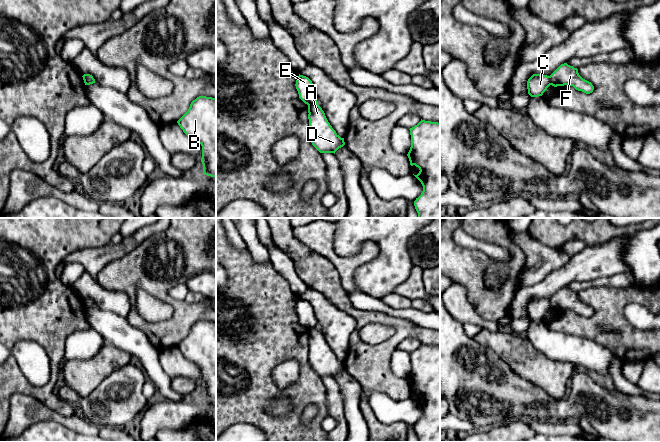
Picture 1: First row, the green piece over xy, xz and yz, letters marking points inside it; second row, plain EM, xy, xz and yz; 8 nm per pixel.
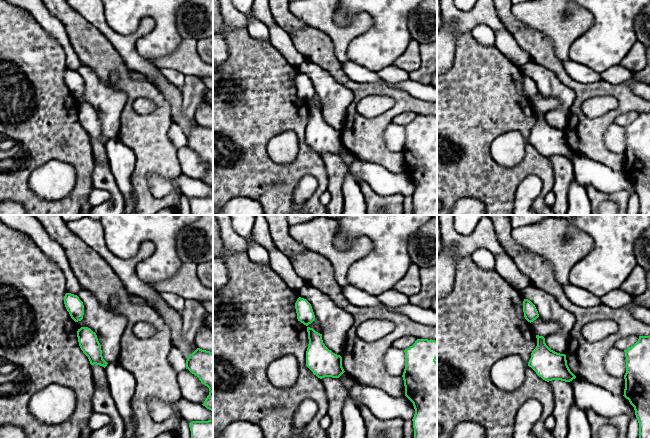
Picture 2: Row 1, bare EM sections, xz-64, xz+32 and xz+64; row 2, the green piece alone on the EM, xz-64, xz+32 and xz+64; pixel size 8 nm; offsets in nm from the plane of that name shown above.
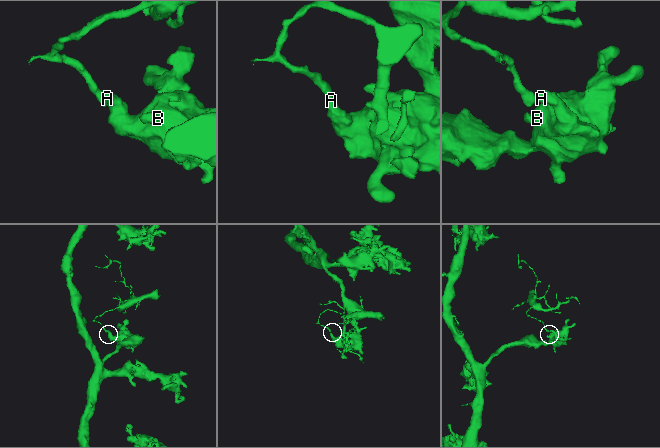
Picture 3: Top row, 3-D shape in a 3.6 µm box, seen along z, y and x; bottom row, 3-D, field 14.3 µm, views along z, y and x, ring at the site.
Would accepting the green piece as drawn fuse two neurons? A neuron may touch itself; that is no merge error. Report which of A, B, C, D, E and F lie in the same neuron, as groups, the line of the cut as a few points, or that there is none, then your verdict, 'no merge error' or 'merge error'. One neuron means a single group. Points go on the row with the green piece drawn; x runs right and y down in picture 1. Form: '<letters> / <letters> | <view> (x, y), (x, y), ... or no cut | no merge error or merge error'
A B D F / C E | xz (316, 103), (308, 106) | merge error

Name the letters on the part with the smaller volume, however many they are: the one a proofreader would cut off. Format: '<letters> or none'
C, E

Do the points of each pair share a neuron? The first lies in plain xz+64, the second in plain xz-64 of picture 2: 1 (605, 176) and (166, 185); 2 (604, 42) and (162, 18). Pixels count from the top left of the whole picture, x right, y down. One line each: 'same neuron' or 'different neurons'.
1: same neuron
2: same neuron

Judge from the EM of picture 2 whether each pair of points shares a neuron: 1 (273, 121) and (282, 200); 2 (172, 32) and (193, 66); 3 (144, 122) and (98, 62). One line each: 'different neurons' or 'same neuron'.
1: same neuron
2: different neurons
3: same neuron

